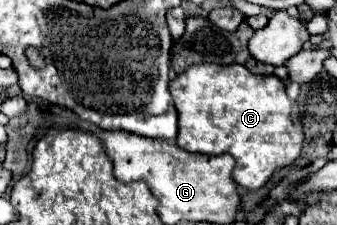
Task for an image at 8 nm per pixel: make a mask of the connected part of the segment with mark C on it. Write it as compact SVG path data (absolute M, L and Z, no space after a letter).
M197 64L191 66L187 72L179 74L175 80L171 80L171 96L179 114L177 146L207 156L231 154L237 162L233 170L233 180L247 190L263 188L279 168L291 166L301 154L303 148L303 126L299 122L301 118L297 116L295 102L285 94L285 84L275 74L257 76L243 64L229 66Z

